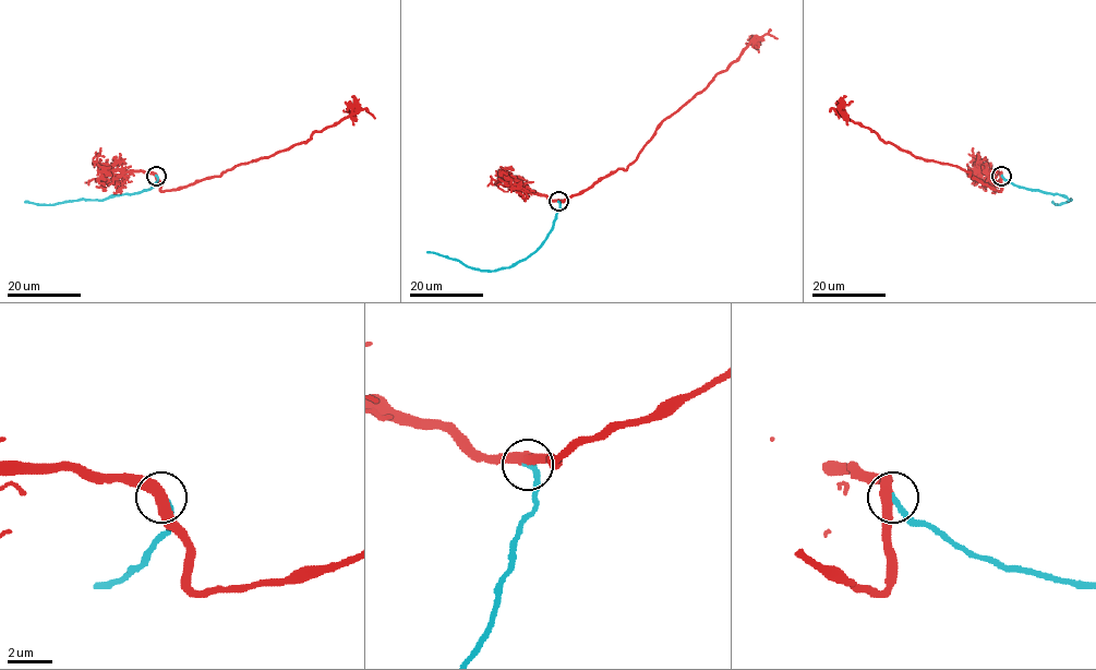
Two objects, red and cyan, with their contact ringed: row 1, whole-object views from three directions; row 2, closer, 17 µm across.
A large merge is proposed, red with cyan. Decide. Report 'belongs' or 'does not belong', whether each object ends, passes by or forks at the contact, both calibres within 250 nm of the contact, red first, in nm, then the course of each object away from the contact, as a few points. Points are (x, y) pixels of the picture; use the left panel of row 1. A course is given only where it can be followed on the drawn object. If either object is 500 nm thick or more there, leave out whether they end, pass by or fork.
belongs; red passes by; cyan ends; calibres 480 and 280 nm; course red (156, 176), (161, 191), (181, 189), (287, 151), (365, 109), (374, 118); course cyan (156, 176), (151, 189), (132, 193), (55, 204), (24, 202)

